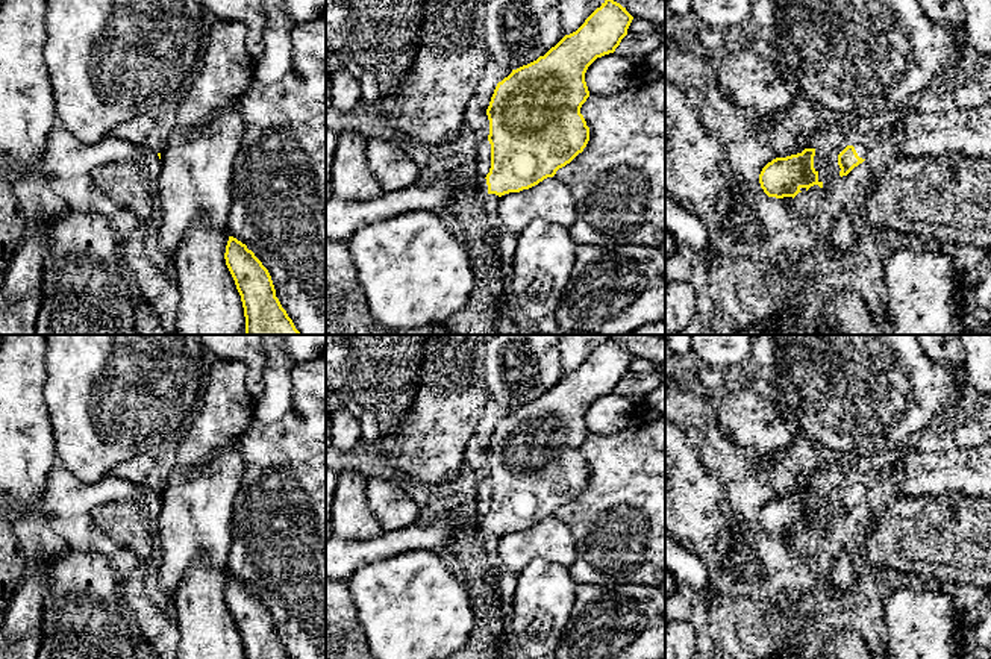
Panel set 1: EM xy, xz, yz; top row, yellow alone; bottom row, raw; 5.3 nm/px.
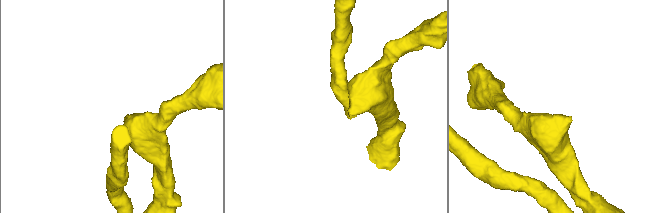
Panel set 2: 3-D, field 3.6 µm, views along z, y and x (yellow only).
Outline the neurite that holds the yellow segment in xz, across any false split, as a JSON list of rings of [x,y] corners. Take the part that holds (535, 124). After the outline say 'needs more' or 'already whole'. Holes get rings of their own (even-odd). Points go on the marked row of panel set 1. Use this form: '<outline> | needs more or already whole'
[[[605,0],[576,32],[565,35],[544,56],[512,70],[508,77],[497,83],[486,109],[489,120],[491,168],[485,177],[479,176],[474,183],[474,191],[479,195],[496,194],[502,197],[509,192],[529,189],[544,179],[553,177],[559,168],[570,164],[583,151],[589,141],[589,127],[580,114],[582,105],[589,97],[585,73],[597,58],[615,52],[621,39],[627,35],[632,20],[633,17],[620,3]]] | needs more

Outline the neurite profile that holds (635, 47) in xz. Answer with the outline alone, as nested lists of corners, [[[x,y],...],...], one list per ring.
[[[659,29],[647,35],[627,33],[620,45],[615,48],[615,55],[633,62],[641,62],[644,58],[661,47],[665,42],[665,29]]]

